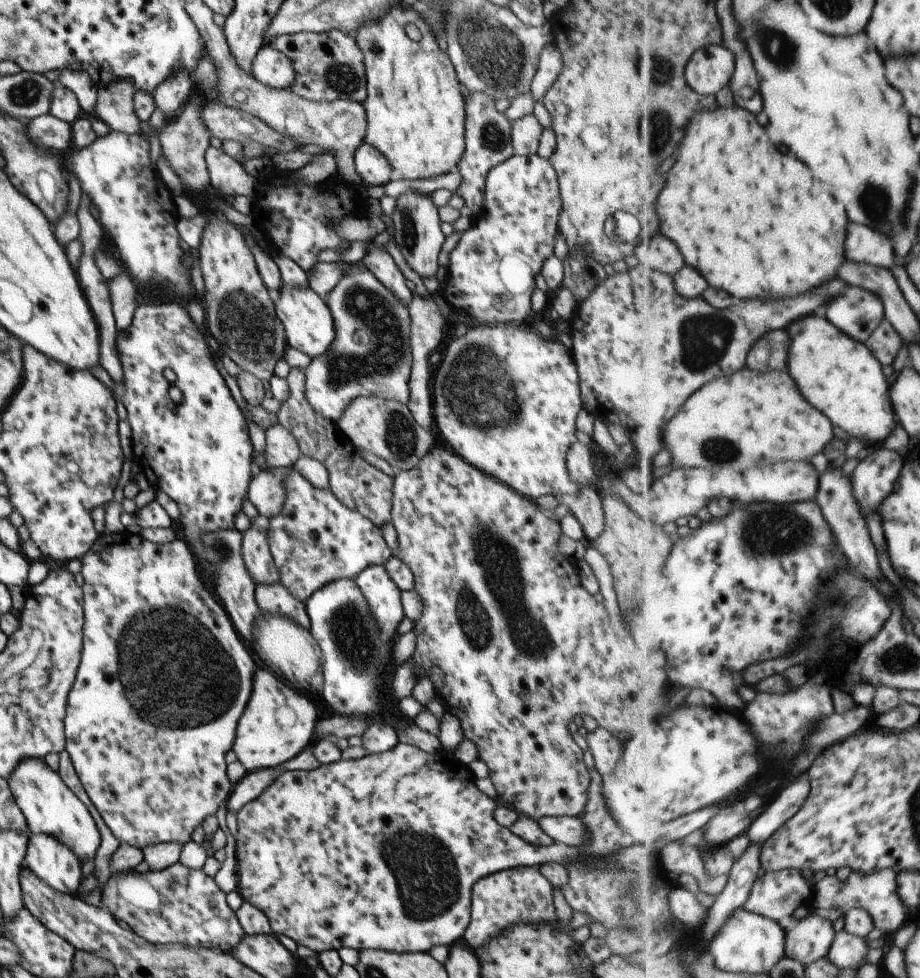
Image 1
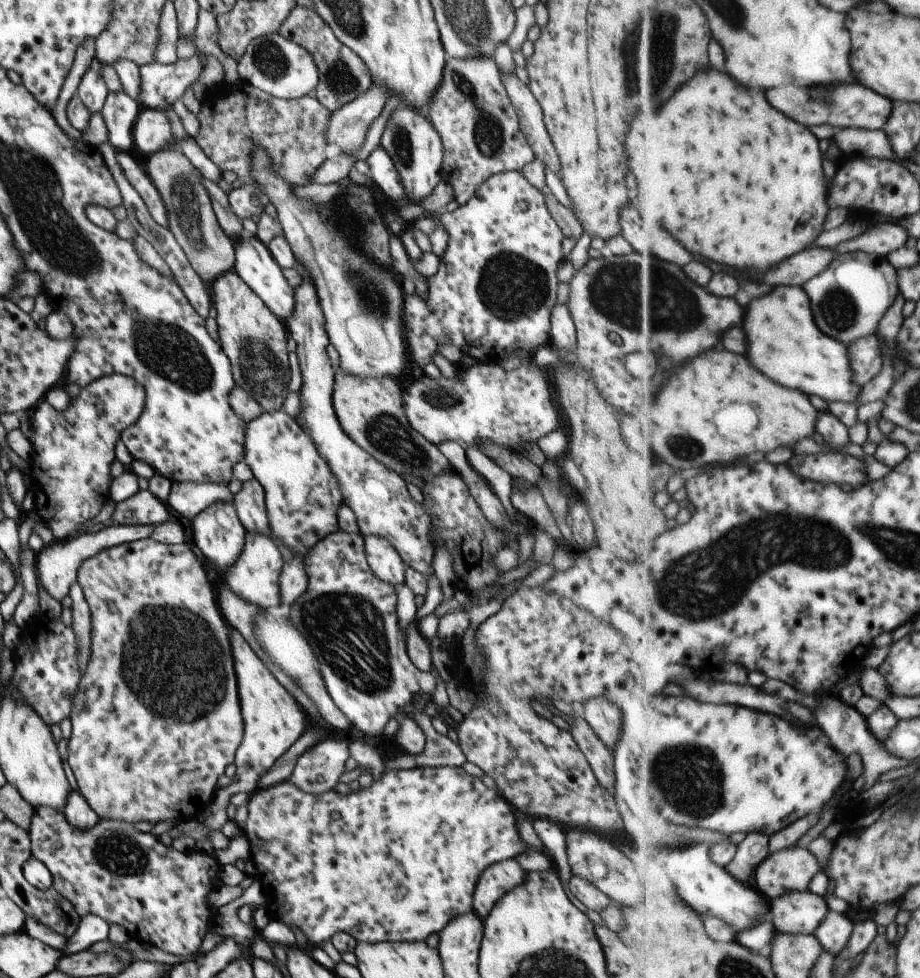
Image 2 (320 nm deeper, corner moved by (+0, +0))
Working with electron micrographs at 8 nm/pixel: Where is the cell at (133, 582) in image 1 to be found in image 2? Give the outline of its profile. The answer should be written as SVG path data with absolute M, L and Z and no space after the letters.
M150 536L103 549L85 559L78 566L76 583L88 604L91 619L89 658L73 693L68 714L72 729L68 738L66 760L74 774L78 791L99 819L105 817L130 823L141 822L141 820L157 823L169 819L183 823L195 819L209 807L217 790L217 779L223 775L225 766L233 762L235 751L244 735L236 676L233 674L234 664L231 664L233 658L229 652L229 640L227 640L229 627L218 606L215 588L207 580L203 566L187 544L168 545L153 540Z

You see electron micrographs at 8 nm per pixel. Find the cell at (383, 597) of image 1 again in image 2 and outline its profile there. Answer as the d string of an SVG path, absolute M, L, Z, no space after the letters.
M365 535L364 551L368 567L381 582L393 585L394 588L403 584L404 560L401 560L396 548L385 537Z

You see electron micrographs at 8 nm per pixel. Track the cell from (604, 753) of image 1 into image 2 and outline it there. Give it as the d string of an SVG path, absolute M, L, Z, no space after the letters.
M599 696L586 700L579 710L599 740L612 750L623 727L625 711L605 697Z

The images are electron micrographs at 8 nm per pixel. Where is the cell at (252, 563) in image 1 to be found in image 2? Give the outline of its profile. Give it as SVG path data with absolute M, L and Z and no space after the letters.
M251 477L242 482L240 490L232 496L231 503L246 532L270 534L264 505L264 492L257 480Z

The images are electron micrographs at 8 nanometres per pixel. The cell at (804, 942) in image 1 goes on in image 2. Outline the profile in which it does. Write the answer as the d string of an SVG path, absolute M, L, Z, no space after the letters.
M793 889L768 901L769 916L777 931L813 935L830 911L825 900L811 889Z

